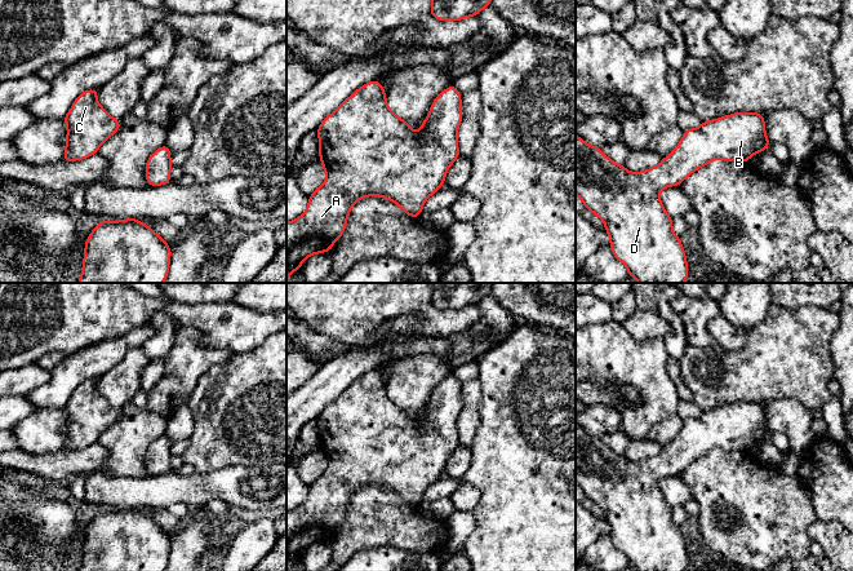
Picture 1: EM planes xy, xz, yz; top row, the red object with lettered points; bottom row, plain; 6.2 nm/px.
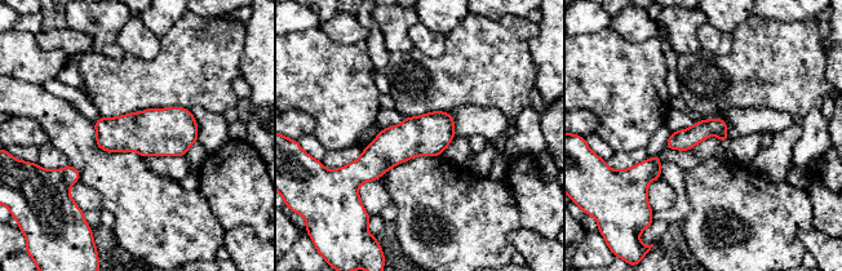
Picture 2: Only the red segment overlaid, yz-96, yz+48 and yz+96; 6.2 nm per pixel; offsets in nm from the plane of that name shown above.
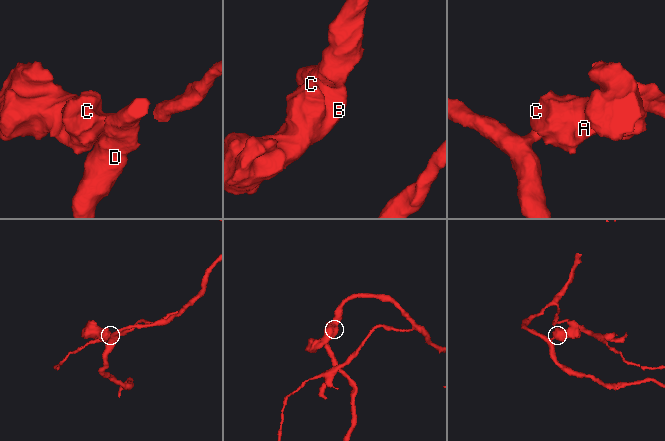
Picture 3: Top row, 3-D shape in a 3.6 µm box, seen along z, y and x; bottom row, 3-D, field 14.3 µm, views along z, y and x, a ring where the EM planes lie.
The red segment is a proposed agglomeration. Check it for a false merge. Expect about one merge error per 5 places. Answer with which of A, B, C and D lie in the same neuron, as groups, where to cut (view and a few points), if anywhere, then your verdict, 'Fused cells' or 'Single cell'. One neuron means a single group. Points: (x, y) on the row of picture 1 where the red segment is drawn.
Groups: A B C D. No split. Single cell

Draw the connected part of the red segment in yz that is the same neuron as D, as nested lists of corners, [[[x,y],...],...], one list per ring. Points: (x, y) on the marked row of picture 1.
[[[736,112],[702,121],[697,129],[684,130],[676,149],[663,158],[659,165],[632,173],[625,165],[605,156],[600,147],[587,145],[576,134],[576,195],[582,199],[585,208],[603,220],[610,238],[612,252],[617,260],[625,264],[630,276],[637,279],[639,283],[684,283],[688,278],[687,256],[680,238],[672,233],[672,218],[661,203],[659,191],[668,186],[679,186],[689,174],[714,159],[746,163],[756,152],[768,150],[769,143],[763,114]]]

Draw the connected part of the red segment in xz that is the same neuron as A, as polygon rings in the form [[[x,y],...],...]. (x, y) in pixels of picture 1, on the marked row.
[[[369,81],[356,89],[317,127],[319,154],[326,173],[325,182],[311,195],[306,212],[286,223],[286,283],[292,271],[301,270],[302,262],[311,254],[330,252],[334,242],[345,233],[351,207],[361,198],[381,196],[396,203],[408,216],[416,218],[422,213],[423,203],[439,191],[445,182],[449,167],[461,155],[458,150],[457,130],[462,121],[461,93],[452,83],[437,94],[427,118],[417,134],[410,125],[395,115],[387,102],[386,92],[379,81]]]

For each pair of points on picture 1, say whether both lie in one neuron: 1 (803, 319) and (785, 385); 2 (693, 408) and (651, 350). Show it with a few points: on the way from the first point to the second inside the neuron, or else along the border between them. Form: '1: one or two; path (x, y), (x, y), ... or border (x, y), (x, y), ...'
1: one; path (803, 336), (785, 358), (785, 368)
2: two; border (680, 399), (675, 412)

